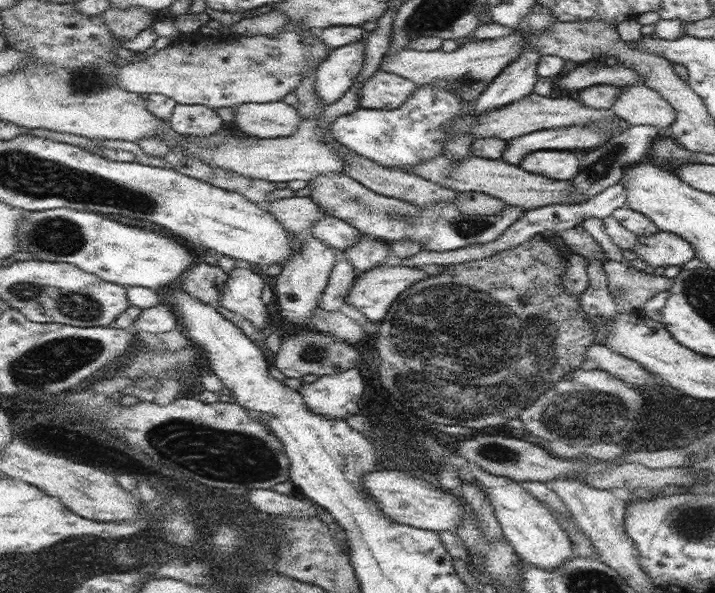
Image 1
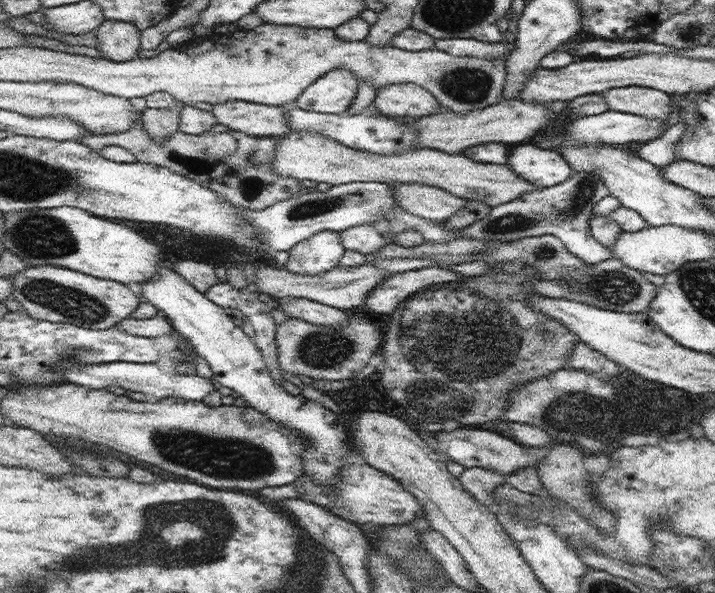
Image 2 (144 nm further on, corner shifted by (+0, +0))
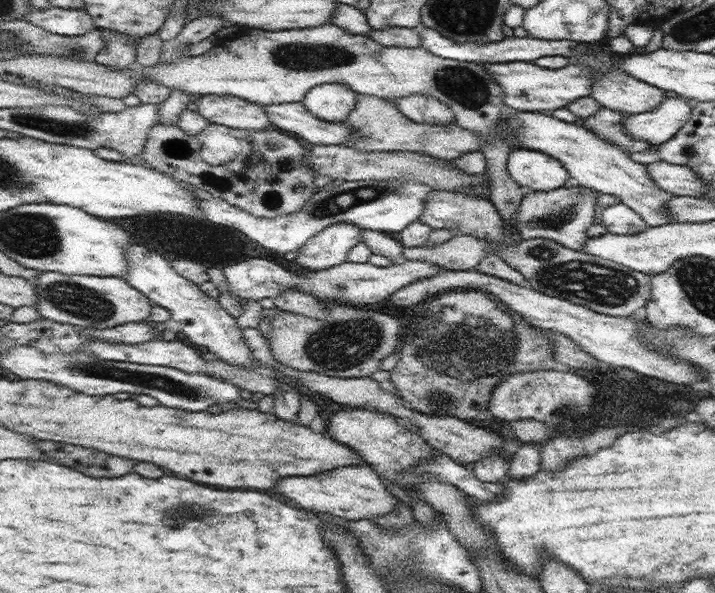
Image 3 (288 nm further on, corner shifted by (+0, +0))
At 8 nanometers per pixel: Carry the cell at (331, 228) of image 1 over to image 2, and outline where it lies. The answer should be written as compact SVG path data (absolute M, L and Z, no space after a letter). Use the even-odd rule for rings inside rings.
M359 224L359 226L351 226L347 230L339 232L341 242L345 252L361 252L361 254L375 254L385 246L385 240L381 238L381 234L369 226L369 224Z

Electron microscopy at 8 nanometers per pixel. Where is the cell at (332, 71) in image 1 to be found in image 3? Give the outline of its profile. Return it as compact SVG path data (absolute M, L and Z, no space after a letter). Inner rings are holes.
M327 82L311 88L301 104L319 120L343 122L355 108L355 98L357 94L351 92L347 86Z

